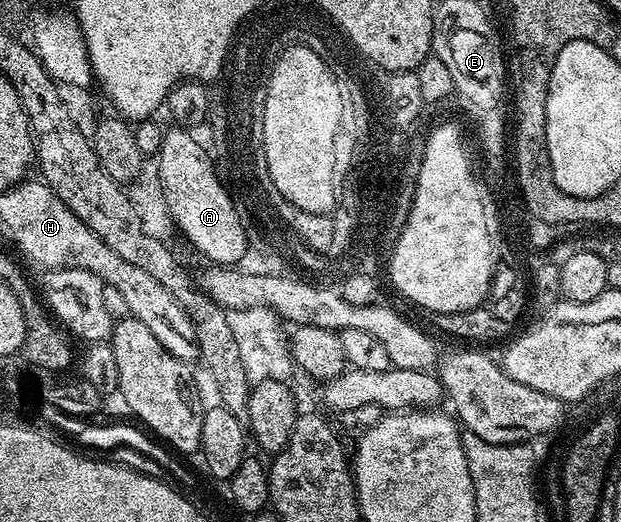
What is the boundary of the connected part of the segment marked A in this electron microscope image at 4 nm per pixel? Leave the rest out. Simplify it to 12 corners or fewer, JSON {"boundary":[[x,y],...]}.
{"boundary":[[164,134],[161,189],[175,228],[209,262],[250,249],[203,149]]}

